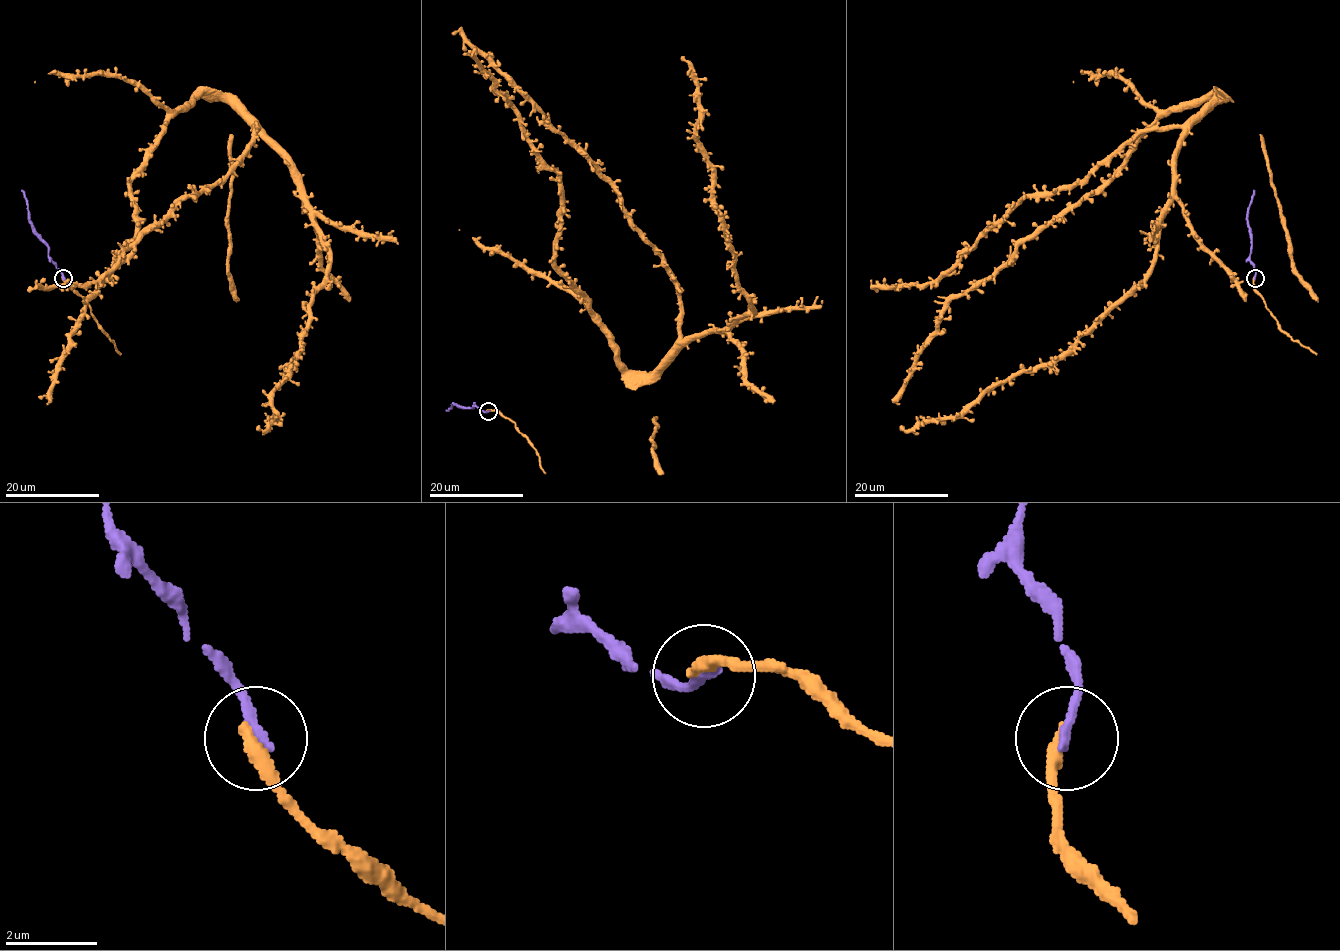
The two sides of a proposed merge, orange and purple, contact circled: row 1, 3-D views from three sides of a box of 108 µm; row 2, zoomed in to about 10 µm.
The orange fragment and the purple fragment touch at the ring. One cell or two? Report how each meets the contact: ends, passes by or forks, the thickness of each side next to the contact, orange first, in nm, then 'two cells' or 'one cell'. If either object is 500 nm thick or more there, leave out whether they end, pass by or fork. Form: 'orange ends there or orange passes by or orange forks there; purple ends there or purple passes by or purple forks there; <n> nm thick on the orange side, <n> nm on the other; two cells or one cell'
orange ends there; purple ends there; 320 nm thick on the orange side, 240 nm on the other; one cell

